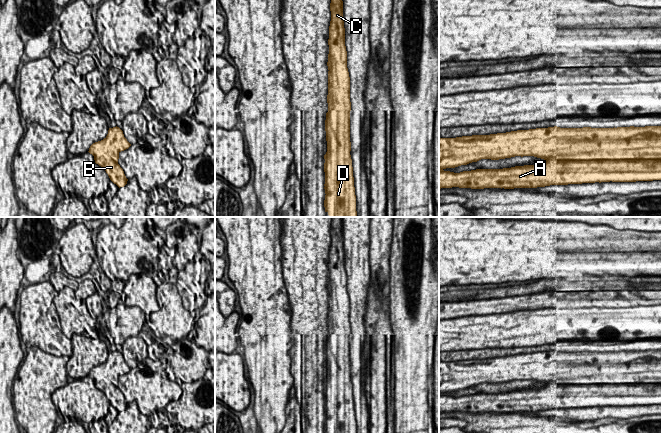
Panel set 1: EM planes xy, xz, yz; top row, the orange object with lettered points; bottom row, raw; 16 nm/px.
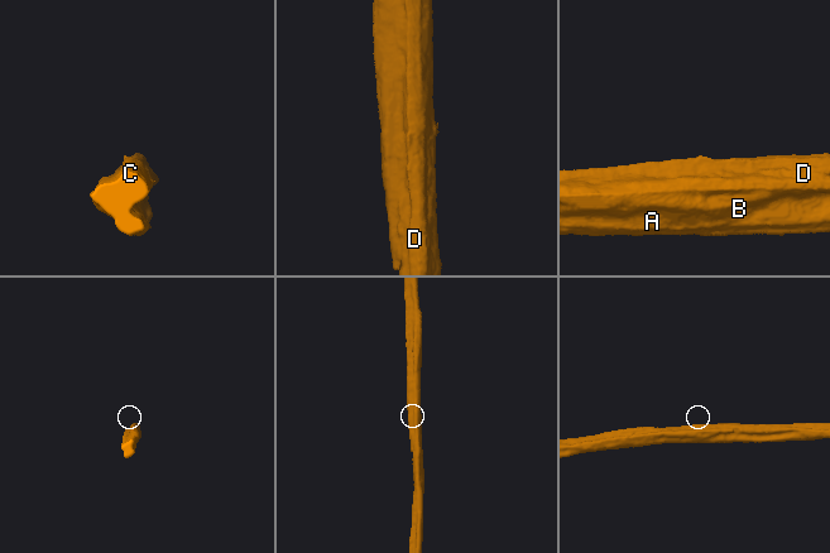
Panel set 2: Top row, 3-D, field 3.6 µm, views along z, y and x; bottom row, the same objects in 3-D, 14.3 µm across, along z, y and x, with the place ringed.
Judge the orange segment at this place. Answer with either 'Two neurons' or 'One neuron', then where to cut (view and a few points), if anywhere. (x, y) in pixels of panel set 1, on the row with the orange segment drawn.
One neuron. No split

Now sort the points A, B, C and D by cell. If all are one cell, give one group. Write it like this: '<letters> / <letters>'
A B C D

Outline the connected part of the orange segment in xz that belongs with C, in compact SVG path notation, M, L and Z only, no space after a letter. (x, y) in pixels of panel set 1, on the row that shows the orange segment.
M331 0L330 11L324 207L329 217L357 217L350 155L350 77L347 68L343 1Z

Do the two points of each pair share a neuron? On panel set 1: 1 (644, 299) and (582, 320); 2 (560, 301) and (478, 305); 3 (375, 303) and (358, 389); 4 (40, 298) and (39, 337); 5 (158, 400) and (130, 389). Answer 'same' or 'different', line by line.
1: different
2: same
3: different
4: same
5: same

